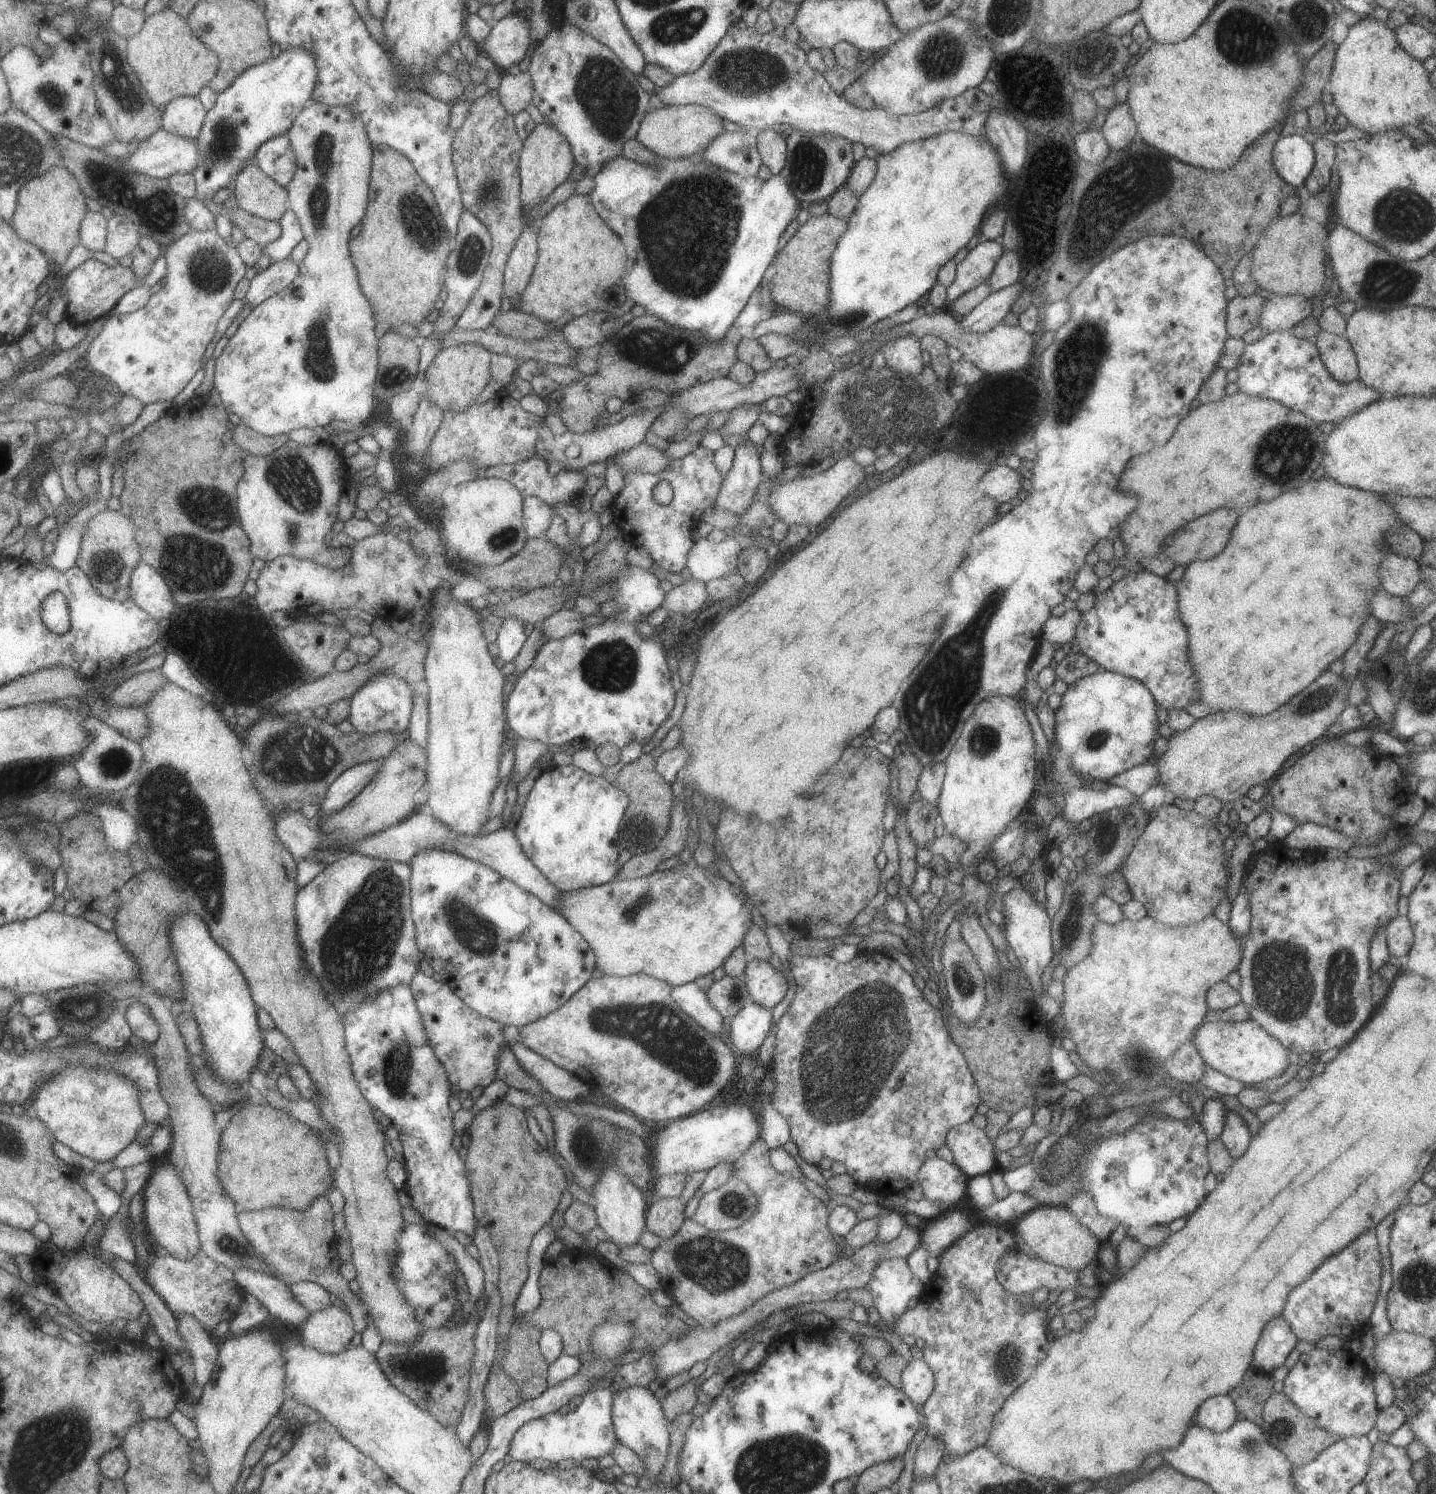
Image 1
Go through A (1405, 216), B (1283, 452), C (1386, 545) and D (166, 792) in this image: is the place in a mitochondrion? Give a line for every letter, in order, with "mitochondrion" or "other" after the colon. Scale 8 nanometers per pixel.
A: mitochondrion
B: mitochondrion
C: other
D: mitochondrion

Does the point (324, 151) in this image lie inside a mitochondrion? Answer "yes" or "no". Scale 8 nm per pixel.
yes

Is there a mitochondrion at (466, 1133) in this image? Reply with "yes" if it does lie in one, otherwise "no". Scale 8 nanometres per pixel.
no

